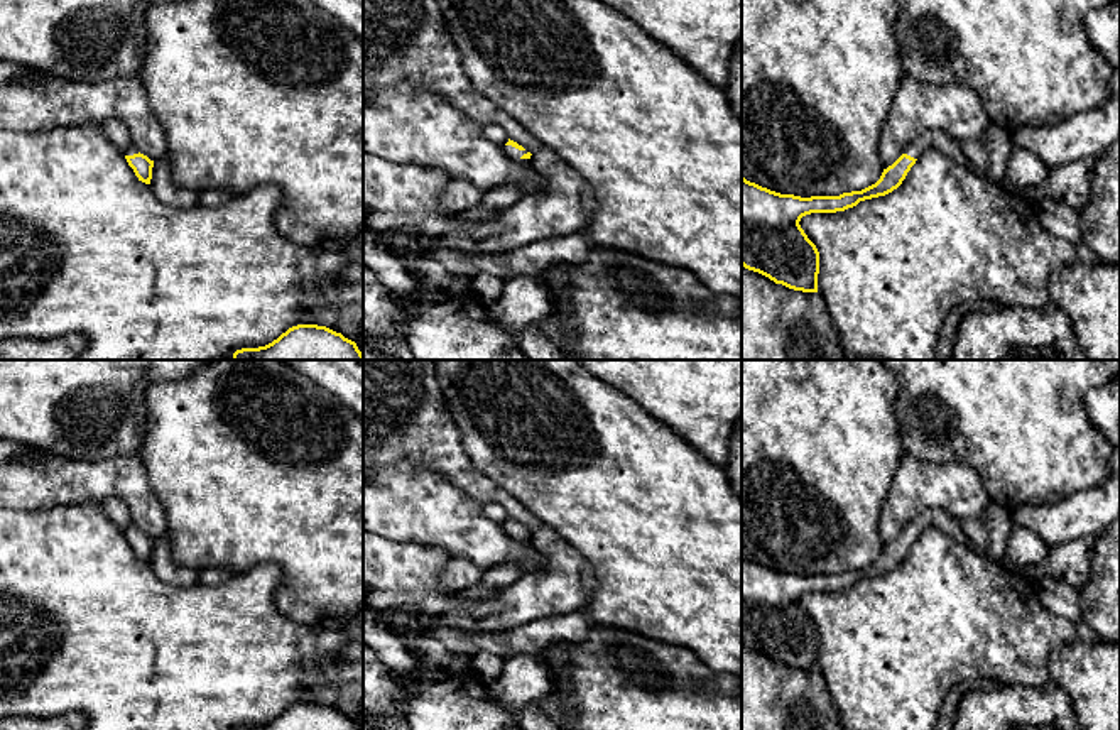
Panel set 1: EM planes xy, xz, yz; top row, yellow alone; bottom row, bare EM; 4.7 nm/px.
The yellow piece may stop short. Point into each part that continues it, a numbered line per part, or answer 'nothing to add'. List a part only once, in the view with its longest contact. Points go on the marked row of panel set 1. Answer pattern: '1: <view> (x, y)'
1: xz (516, 154)

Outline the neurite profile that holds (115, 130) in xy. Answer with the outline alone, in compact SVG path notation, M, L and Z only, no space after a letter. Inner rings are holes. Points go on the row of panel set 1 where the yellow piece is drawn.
M106 120L101 123L105 135L110 142L127 155L128 147L132 145L132 137L128 128L120 120Z

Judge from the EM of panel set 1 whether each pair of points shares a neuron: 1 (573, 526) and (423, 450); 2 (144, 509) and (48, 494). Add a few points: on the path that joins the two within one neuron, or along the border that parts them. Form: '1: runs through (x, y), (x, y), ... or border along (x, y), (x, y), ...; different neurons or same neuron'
1: border along (475, 467), (516, 497), (536, 517); different neurons
2: runs through (120, 487), (71, 487); same neuron

